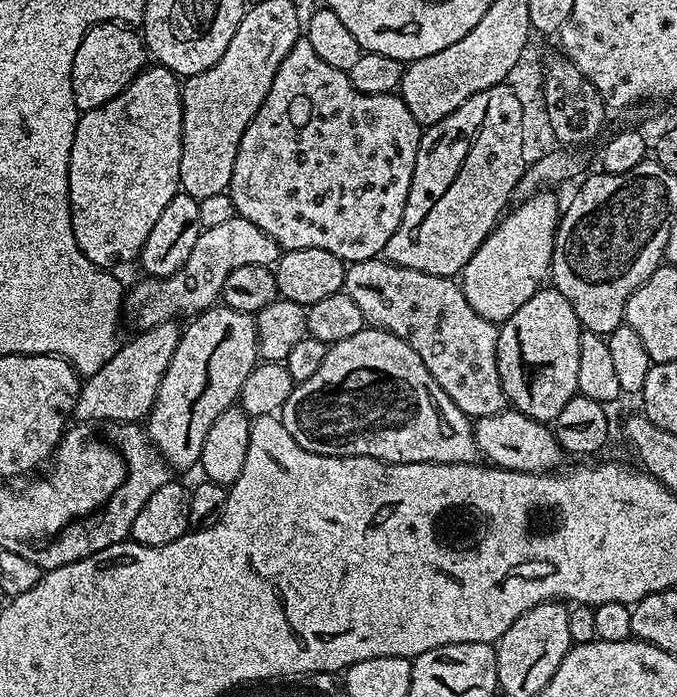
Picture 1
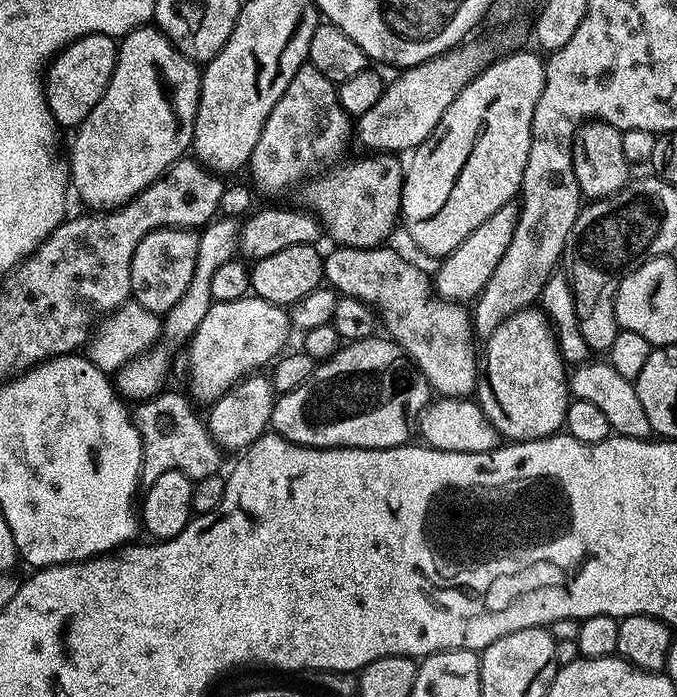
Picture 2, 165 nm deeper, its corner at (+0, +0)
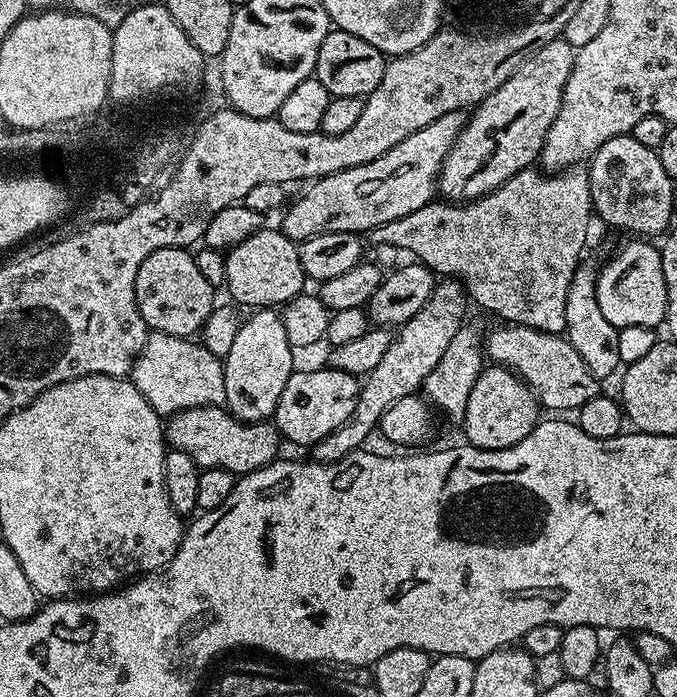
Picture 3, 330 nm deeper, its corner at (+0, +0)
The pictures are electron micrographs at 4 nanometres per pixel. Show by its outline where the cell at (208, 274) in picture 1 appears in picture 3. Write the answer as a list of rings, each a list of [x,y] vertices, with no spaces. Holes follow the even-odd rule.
[[[463,111],[442,114],[430,126],[386,150],[382,158],[311,181],[305,187],[308,189],[287,205],[282,230],[297,242],[335,232],[368,234],[386,222],[394,222],[394,218],[406,218],[406,214],[422,210],[437,195],[440,168],[465,123]]]

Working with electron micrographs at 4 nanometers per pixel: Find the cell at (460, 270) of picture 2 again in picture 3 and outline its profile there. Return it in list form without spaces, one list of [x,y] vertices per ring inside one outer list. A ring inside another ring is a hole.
[[[444,278],[437,283],[434,294],[430,294],[430,302],[414,314],[404,324],[399,325],[398,331],[393,335],[390,350],[382,357],[382,362],[374,366],[360,386],[360,397],[356,403],[356,412],[338,430],[334,430],[326,438],[311,445],[310,456],[313,461],[327,462],[341,460],[346,454],[365,447],[364,439],[371,432],[377,431],[382,414],[398,402],[398,398],[419,393],[424,387],[424,379],[442,362],[442,354],[446,354],[446,346],[450,346],[454,334],[463,328],[466,323],[464,315],[470,308],[470,301],[465,293],[464,285],[455,278]]]

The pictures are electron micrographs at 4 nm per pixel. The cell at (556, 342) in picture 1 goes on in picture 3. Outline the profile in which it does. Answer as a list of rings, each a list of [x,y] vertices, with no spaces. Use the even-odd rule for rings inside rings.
[[[488,366],[483,369],[470,390],[470,402],[466,402],[466,414],[462,421],[464,436],[469,445],[482,450],[502,450],[520,444],[541,419],[542,409],[536,395],[523,380],[508,368]]]

